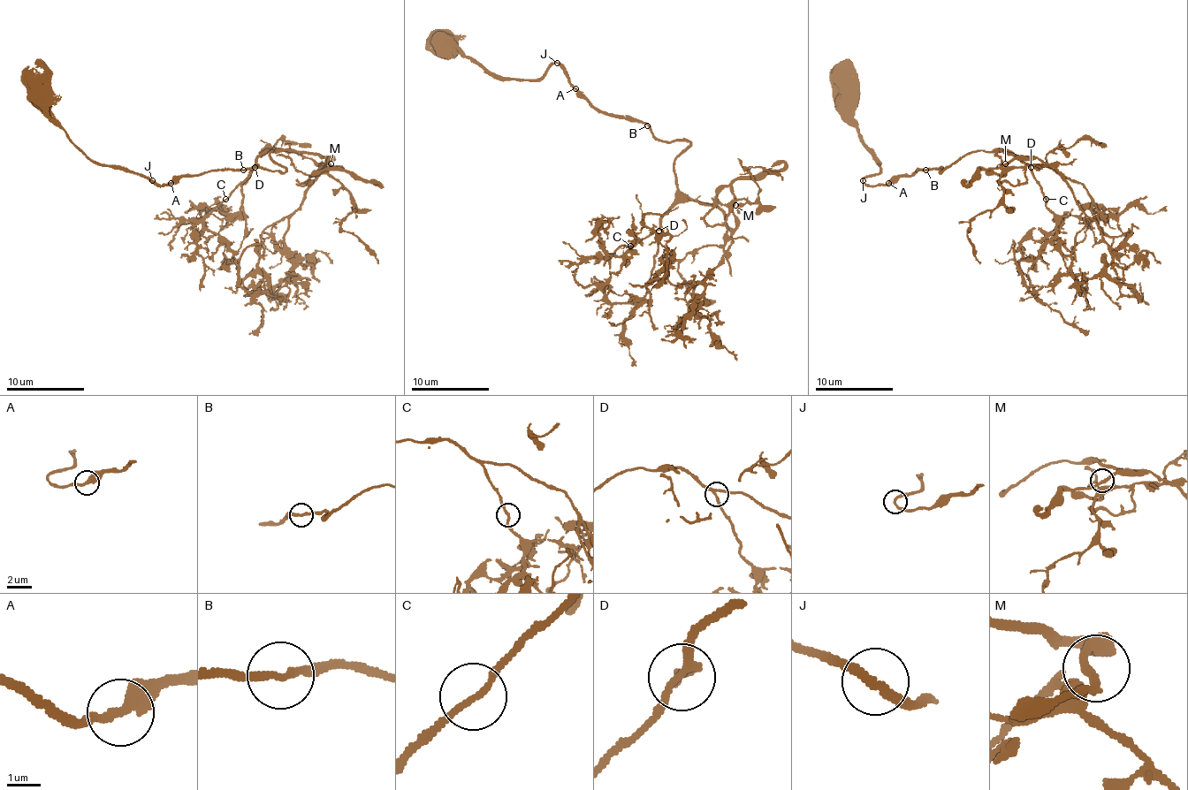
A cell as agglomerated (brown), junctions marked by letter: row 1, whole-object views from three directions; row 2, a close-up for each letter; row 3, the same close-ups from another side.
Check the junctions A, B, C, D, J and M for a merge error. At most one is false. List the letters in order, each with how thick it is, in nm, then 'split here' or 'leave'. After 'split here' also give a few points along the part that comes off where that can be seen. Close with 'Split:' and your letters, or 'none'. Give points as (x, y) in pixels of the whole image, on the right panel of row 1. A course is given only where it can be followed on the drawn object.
A: 320 nm | leave
B: 240 nm | leave
C: 190 nm | leave
D: 220 nm | leave
J: 240 nm | leave
M: 190 nm | leave
Split: none

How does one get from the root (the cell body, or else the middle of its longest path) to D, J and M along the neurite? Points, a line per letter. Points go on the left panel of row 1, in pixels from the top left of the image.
D: (39, 94), (35, 102), (90, 159), (127, 167), (156, 185), (219, 169), (285, 169), (270, 149), (255, 167)
J: (39, 94), (35, 102), (90, 159), (105, 165), (127, 167), (153, 181)
M: (39, 94), (35, 102), (90, 159), (156, 185), (219, 169), (284, 171), (272, 149), (308, 175), (331, 163)

